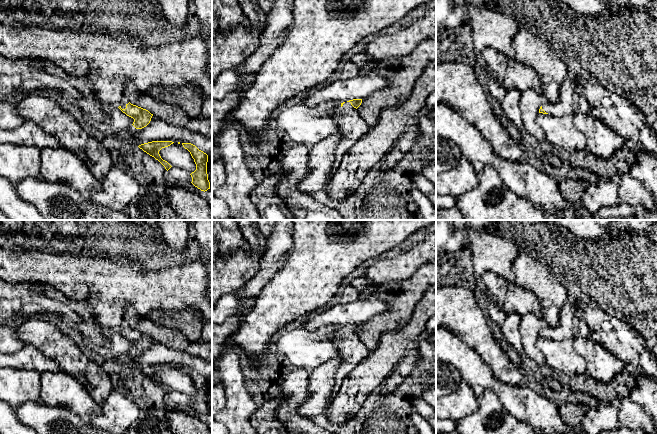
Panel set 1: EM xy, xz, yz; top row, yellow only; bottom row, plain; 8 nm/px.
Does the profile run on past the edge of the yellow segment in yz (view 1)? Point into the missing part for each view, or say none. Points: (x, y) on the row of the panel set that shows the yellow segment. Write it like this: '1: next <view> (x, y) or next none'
1: next yz (570, 102)

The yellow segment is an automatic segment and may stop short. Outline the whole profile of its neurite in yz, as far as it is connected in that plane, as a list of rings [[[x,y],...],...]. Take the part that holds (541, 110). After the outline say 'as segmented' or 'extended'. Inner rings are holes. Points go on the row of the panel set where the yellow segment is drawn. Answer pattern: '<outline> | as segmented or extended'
[[[567,77],[560,86],[560,97],[557,103],[544,102],[539,113],[549,114],[554,117],[571,115],[581,112],[590,114],[587,100],[575,90],[575,78]]] | extended

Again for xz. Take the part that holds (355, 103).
[[[353,99],[341,103],[339,114],[335,115],[335,120],[339,125],[339,133],[342,135],[335,152],[335,161],[329,179],[323,187],[326,191],[331,183],[334,172],[340,166],[341,160],[345,153],[366,133],[370,131],[370,126],[360,115],[357,108],[361,105],[362,99]]] | extended

